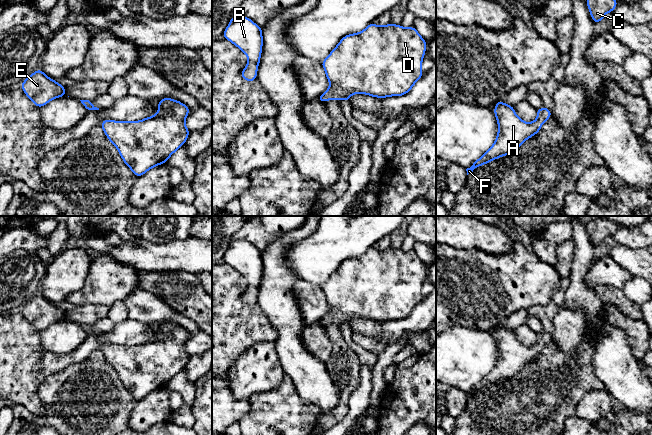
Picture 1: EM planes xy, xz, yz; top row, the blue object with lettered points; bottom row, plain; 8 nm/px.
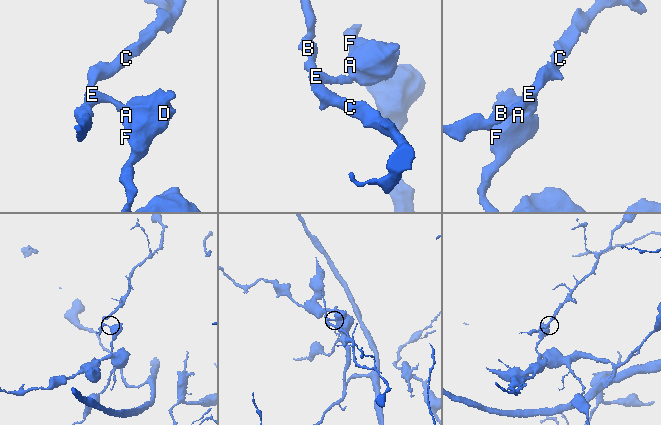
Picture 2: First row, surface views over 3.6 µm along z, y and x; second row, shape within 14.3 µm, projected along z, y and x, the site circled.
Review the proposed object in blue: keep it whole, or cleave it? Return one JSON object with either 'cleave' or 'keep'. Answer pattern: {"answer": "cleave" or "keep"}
{"answer": "keep"}

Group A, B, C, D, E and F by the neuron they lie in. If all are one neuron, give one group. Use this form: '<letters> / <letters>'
A B C D E F

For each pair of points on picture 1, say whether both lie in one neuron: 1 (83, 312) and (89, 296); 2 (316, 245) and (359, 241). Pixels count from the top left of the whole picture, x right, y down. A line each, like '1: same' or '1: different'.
1: different
2: same

